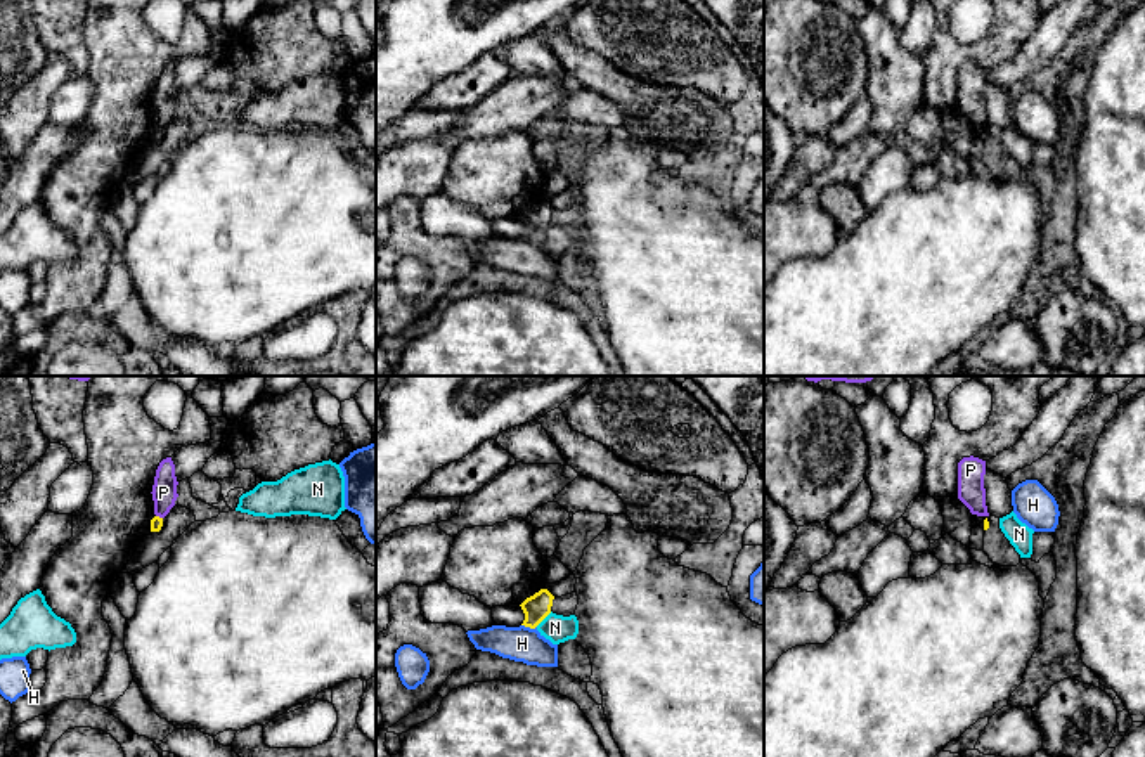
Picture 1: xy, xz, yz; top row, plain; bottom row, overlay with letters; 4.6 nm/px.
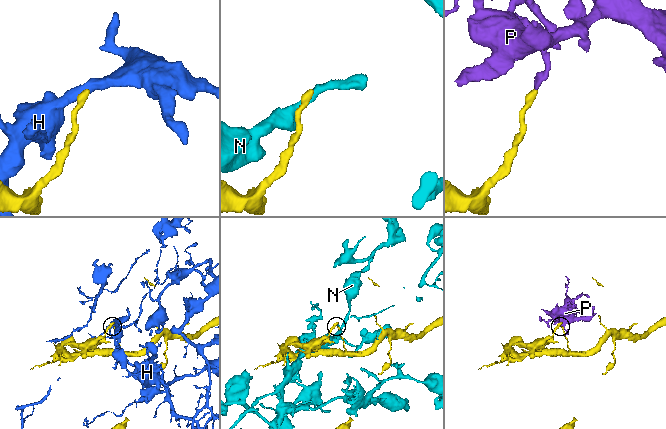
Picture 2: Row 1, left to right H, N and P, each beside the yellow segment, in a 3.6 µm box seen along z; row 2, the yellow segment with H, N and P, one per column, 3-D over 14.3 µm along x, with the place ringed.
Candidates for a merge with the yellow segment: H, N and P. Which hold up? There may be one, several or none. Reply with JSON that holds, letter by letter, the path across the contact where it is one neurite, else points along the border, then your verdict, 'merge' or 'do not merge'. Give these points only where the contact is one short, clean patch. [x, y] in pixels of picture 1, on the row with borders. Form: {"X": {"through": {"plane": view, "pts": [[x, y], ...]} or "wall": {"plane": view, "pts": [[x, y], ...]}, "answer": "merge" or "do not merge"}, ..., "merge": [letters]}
{"H": {"answer": "do not merge"}, "N": {"answer": "do not merge"}, "P": {"wall": {"plane": "xy", "pts": [[156, 515], [161, 518]]}, "answer": "do not merge"}, "merge": []}

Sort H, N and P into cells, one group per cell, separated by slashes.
H / N / P

